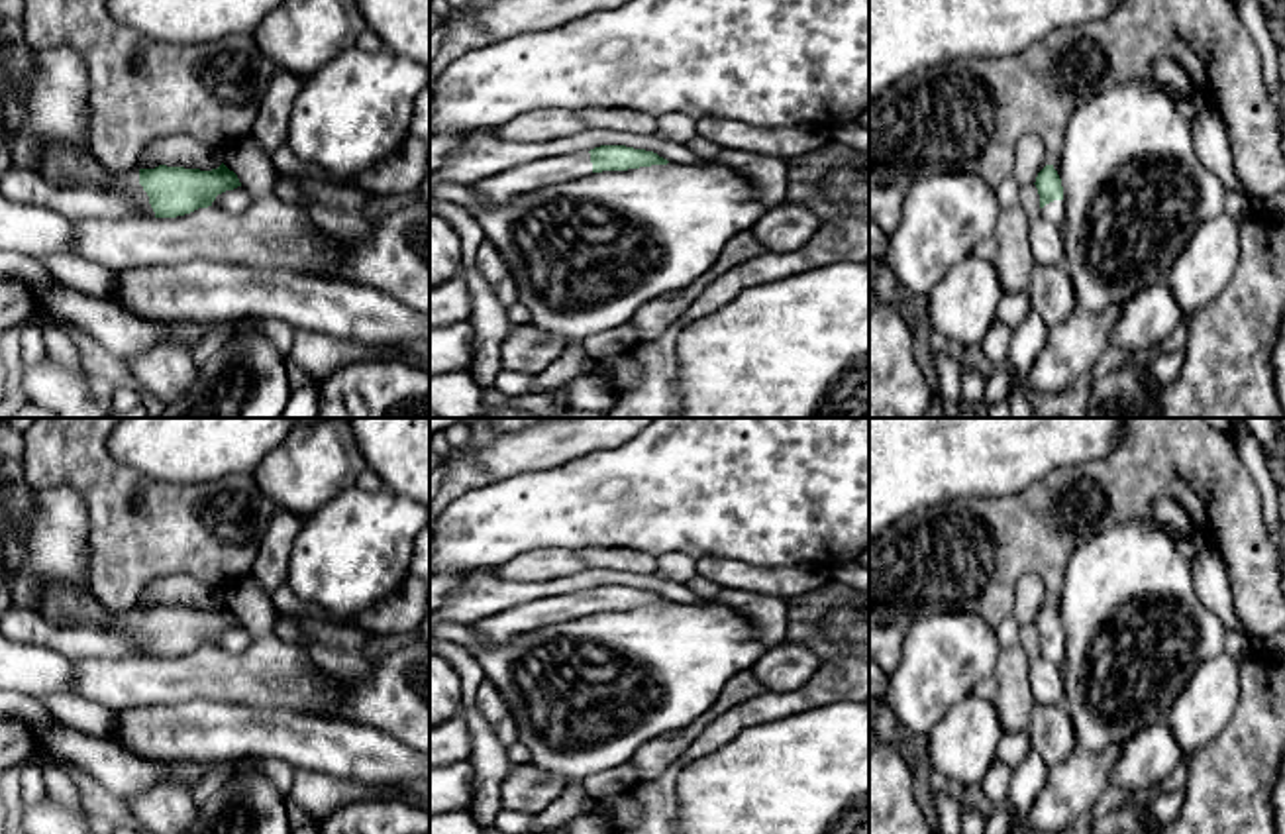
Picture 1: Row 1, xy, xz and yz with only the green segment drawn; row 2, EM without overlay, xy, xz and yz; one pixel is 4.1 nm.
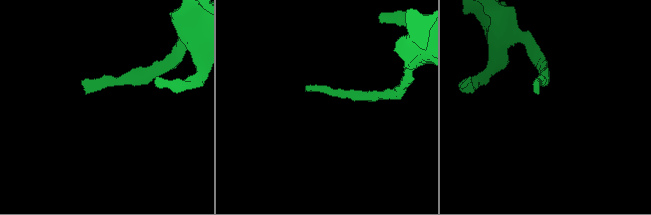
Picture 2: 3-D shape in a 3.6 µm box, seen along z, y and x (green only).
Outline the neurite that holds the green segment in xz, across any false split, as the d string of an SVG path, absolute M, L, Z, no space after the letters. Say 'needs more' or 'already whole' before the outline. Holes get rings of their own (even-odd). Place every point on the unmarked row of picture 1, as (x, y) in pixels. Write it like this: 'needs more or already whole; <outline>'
needs more; M600 585L591 591L563 593L553 597L540 597L524 604L516 604L494 616L487 616L473 624L477 640L463 646L473 657L479 648L506 642L512 636L567 622L591 612L628 610L651 604L667 604L669 600L653 591L634 589L626 585Z

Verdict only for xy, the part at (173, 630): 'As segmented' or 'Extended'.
Extended

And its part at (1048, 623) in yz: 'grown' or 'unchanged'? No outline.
grown

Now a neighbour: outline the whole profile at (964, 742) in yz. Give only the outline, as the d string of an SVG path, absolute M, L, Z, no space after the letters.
M973 693L955 703L926 734L934 775L955 787L981 783L997 759L1002 736L1004 726L993 701Z

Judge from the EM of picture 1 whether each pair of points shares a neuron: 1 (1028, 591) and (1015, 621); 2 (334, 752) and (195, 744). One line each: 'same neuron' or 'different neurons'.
1: same neuron
2: same neuron

